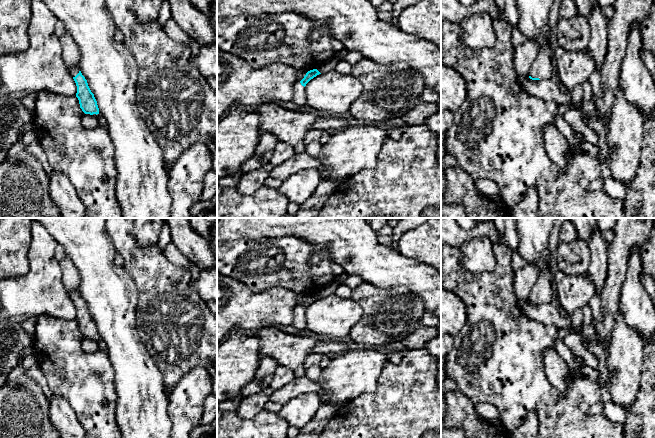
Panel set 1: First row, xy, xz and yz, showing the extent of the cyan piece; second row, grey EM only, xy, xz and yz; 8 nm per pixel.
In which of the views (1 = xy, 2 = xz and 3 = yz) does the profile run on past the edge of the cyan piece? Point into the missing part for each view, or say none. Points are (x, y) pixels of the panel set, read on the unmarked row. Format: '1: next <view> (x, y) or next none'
1: next xy (74, 295)
2: next xz (299, 322)
3: next yz (542, 292)

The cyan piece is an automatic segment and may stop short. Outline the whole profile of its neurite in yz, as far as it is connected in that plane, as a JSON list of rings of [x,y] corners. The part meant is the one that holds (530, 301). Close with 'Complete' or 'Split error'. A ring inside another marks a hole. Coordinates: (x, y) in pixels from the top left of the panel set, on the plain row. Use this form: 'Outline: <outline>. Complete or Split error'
Outline: [[[550,268],[543,269],[528,299],[532,304],[547,304],[552,301],[552,288],[550,279]]]. Split error

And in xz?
Outline: [[[317,293],[310,294],[306,297],[304,302],[301,305],[297,305],[294,309],[294,321],[293,326],[299,330],[303,330],[307,328],[307,321],[305,317],[305,310],[306,308],[316,301],[317,299],[321,298]]]. Split error

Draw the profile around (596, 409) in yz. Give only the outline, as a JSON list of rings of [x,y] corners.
[[[600,400],[599,402],[592,405],[588,411],[589,415],[599,415],[603,413],[604,403]]]

